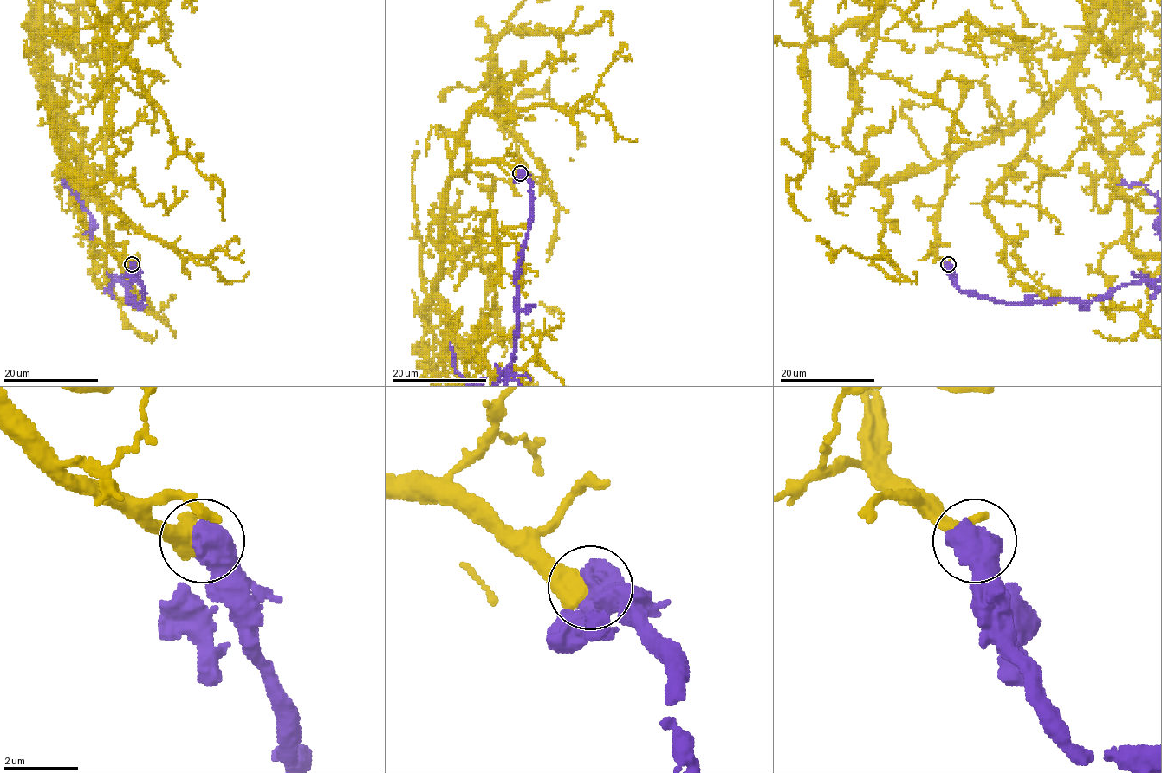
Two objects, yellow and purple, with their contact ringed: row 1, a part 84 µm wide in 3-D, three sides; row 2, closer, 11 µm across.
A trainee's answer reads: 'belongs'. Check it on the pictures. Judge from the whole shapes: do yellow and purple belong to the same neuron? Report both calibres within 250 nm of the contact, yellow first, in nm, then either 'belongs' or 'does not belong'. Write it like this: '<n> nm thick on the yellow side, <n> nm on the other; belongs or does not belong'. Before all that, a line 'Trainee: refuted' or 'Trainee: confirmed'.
Trainee: refuted
600 nm thick on the yellow side, 900 nm on the other; does not belong

